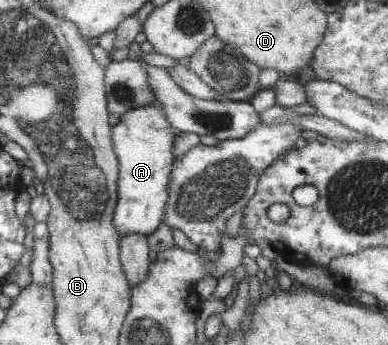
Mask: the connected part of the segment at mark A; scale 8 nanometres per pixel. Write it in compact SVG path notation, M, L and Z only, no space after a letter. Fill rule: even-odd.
M156 102L128 110L112 127L112 141L118 157L118 202L113 221L121 236L129 233L151 235L165 213L169 199L168 185L173 170L175 135L162 107Z

